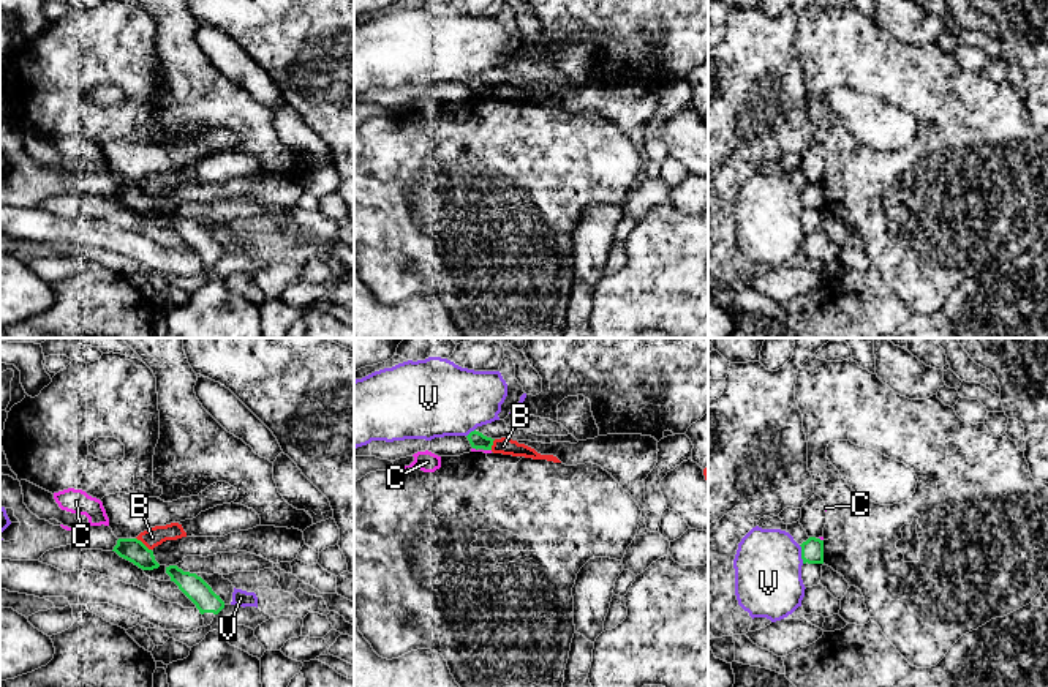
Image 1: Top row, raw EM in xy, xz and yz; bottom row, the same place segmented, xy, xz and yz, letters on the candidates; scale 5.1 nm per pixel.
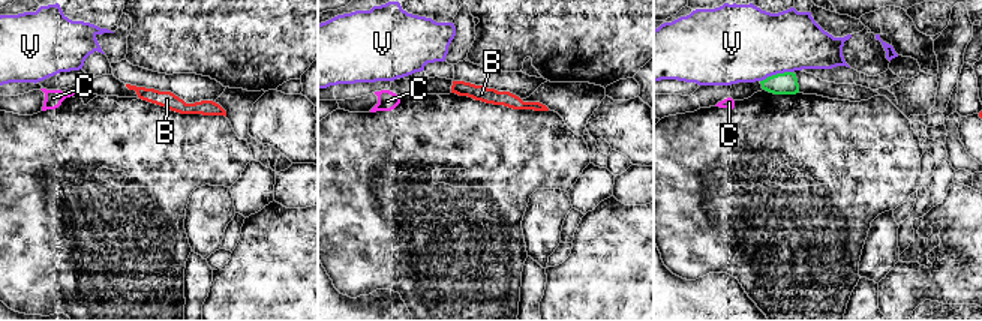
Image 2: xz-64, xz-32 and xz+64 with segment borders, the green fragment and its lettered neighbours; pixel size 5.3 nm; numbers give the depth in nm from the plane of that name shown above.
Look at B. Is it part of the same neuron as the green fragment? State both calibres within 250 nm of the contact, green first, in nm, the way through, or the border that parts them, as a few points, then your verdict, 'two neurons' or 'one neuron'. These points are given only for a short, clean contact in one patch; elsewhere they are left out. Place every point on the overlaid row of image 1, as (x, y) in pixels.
120 nm thick on the green side, 100 nm on the other; border along xy (136, 537), (150, 550); two neurons

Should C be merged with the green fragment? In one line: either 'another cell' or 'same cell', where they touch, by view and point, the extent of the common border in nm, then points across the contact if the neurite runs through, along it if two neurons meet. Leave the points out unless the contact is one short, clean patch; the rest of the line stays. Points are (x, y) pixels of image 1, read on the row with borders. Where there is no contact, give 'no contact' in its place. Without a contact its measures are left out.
another cell | xz (487, 449) | 40 nm | along xz (484, 449), (490, 450)

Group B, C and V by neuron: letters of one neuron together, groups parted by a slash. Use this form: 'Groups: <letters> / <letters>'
Groups: B / C / V

